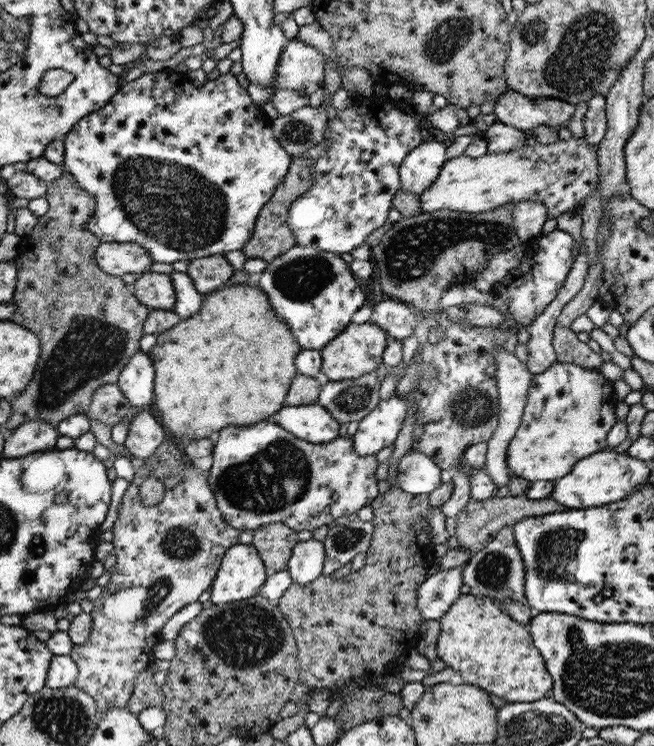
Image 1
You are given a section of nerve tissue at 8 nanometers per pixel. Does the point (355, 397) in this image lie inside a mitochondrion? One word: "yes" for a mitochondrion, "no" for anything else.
yes

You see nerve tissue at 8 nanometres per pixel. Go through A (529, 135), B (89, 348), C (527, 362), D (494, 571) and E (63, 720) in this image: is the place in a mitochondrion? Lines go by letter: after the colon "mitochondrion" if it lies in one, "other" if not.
A: other
B: mitochondrion
C: other
D: mitochondrion
E: mitochondrion

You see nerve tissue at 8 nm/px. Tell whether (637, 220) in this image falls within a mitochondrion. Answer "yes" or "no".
no

